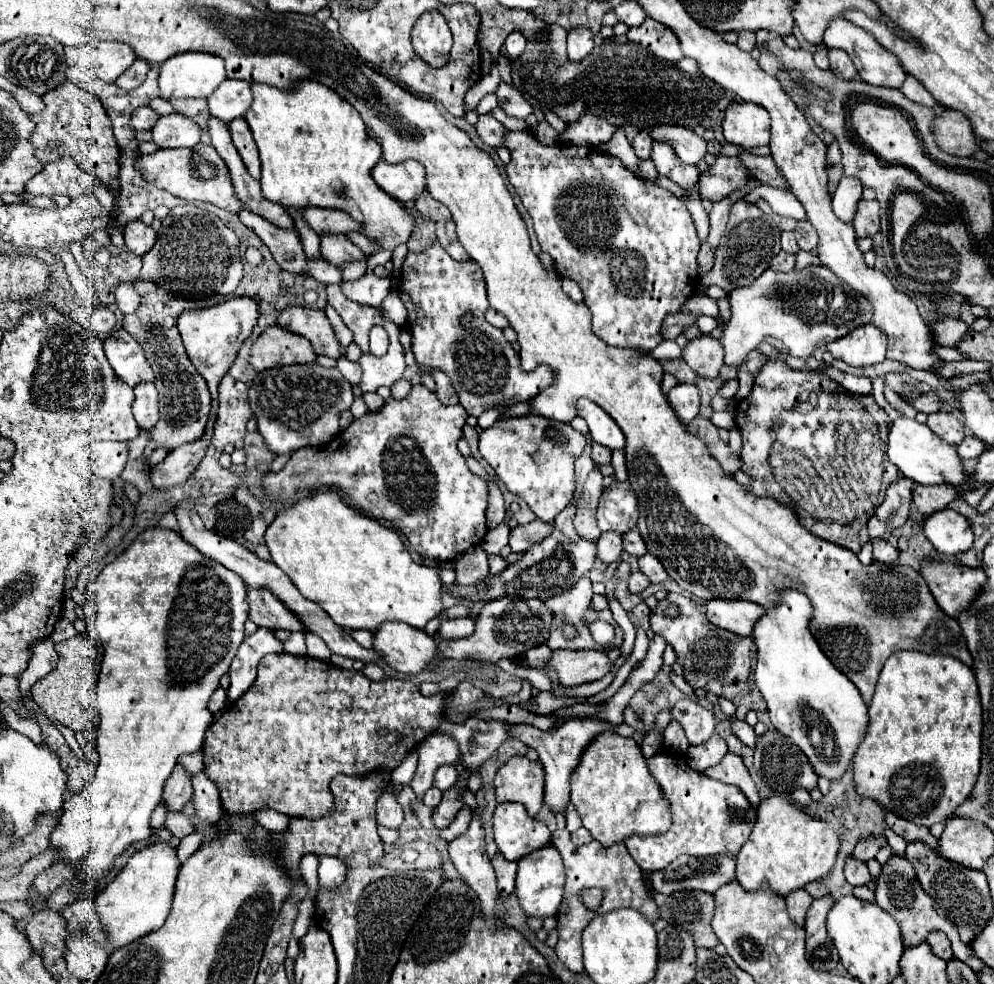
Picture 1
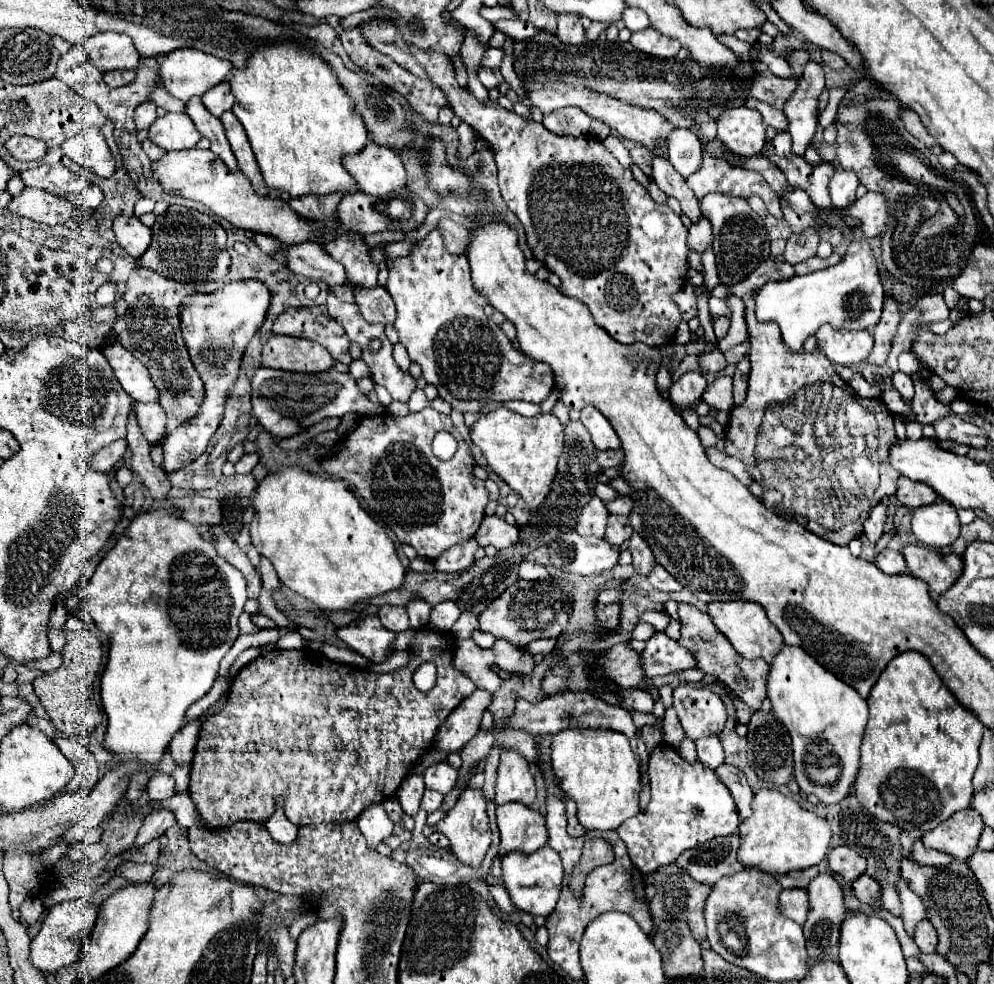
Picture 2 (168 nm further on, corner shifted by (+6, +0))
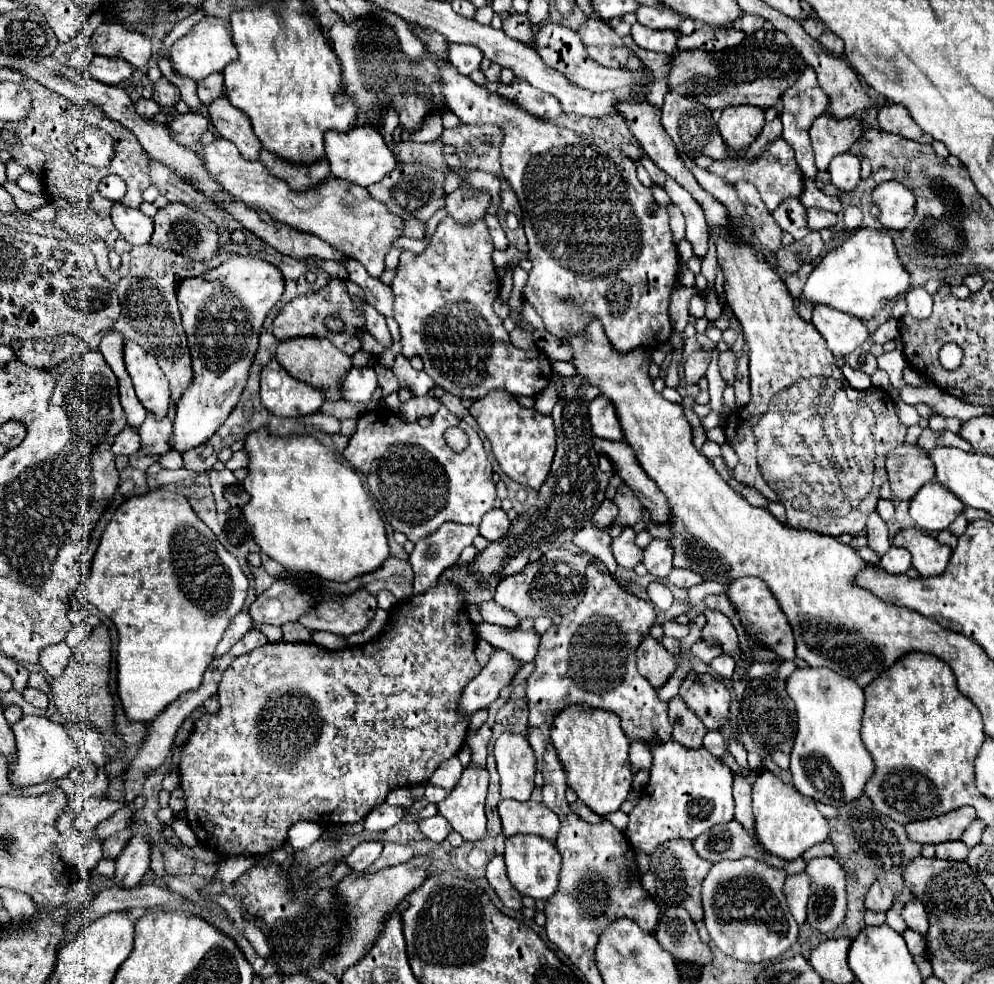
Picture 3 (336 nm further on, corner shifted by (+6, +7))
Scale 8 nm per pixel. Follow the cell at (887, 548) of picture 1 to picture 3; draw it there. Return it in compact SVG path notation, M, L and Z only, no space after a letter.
M890 547L888 553L880 559L880 565L888 573L906 573L910 569L910 553L904 551L902 547Z

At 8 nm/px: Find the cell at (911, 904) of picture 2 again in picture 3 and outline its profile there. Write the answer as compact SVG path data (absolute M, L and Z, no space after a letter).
M906 931L906 935L904 935L904 941L906 941L906 945L908 945L910 953L916 957L916 955L922 955L922 953L924 953L926 941L924 941L924 937L922 937L922 935L920 935L920 937L912 937L912 935L914 935L912 931Z

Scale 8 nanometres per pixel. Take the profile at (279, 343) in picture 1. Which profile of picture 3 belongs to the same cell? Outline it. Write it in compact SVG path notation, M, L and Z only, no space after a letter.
M296 337L280 341L276 349L276 361L280 361L280 365L292 377L324 389L330 401L336 401L338 397L338 379L352 367L352 359L348 355L338 351L328 339L316 339L316 337Z

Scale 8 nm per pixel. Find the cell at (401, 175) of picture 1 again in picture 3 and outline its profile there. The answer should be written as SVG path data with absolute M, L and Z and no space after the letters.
M370 125L356 127L354 131L348 131L348 133L328 131L328 135L324 135L324 141L326 141L326 159L330 161L332 173L336 177L348 179L360 187L378 183L380 179L384 179L384 175L388 175L398 165L396 157L388 149L384 137Z

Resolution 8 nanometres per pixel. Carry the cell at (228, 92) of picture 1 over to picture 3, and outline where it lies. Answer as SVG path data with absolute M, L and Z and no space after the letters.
M222 73L208 75L208 79L198 81L198 97L200 97L200 101L204 105L210 105L220 95L224 95L224 79L222 79Z

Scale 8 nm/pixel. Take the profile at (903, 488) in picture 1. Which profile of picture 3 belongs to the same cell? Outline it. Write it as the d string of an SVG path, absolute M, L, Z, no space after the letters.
M874 511L872 517L868 517L868 547L874 549L878 553L878 557L882 557L888 549L890 549L890 537L888 537L888 527L884 523L884 519L878 515L878 511Z

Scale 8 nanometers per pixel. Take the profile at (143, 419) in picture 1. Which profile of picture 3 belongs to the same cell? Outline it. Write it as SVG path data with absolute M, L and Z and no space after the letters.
M148 413L142 427L138 429L142 439L142 451L148 455L162 455L170 451L172 441L172 421L168 417L156 419L156 415Z

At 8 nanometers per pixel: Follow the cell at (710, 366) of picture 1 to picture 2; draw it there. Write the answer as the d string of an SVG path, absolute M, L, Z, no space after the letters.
M714 350L710 354L700 354L700 366L704 372L722 372L726 368L726 358L720 350Z

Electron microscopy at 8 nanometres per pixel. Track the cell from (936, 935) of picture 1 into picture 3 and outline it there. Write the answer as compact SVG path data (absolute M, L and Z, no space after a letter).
M910 899L902 911L902 917L906 921L906 925L912 931L918 931L920 935L928 933L928 915L924 911L924 905L918 899Z

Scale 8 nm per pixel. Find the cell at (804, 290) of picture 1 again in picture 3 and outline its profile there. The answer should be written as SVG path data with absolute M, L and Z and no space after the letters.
M856 229L842 245L826 253L814 265L798 303L806 303L812 307L828 305L866 321L876 317L882 307L896 295L908 291L908 285L908 273L904 271L904 265L896 255L892 239L880 229Z

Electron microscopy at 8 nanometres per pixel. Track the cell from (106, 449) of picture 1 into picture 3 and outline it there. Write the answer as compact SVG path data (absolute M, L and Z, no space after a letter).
M124 427L124 431L120 431L120 435L116 435L114 445L112 445L114 455L132 455L138 449L140 449L140 435L132 427Z

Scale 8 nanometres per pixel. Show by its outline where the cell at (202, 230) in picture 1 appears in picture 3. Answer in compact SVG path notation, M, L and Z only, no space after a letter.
M168 203L154 217L154 235L150 239L150 245L176 251L178 255L190 257L192 261L208 261L220 253L220 233L218 225L204 213L194 211L182 203Z

